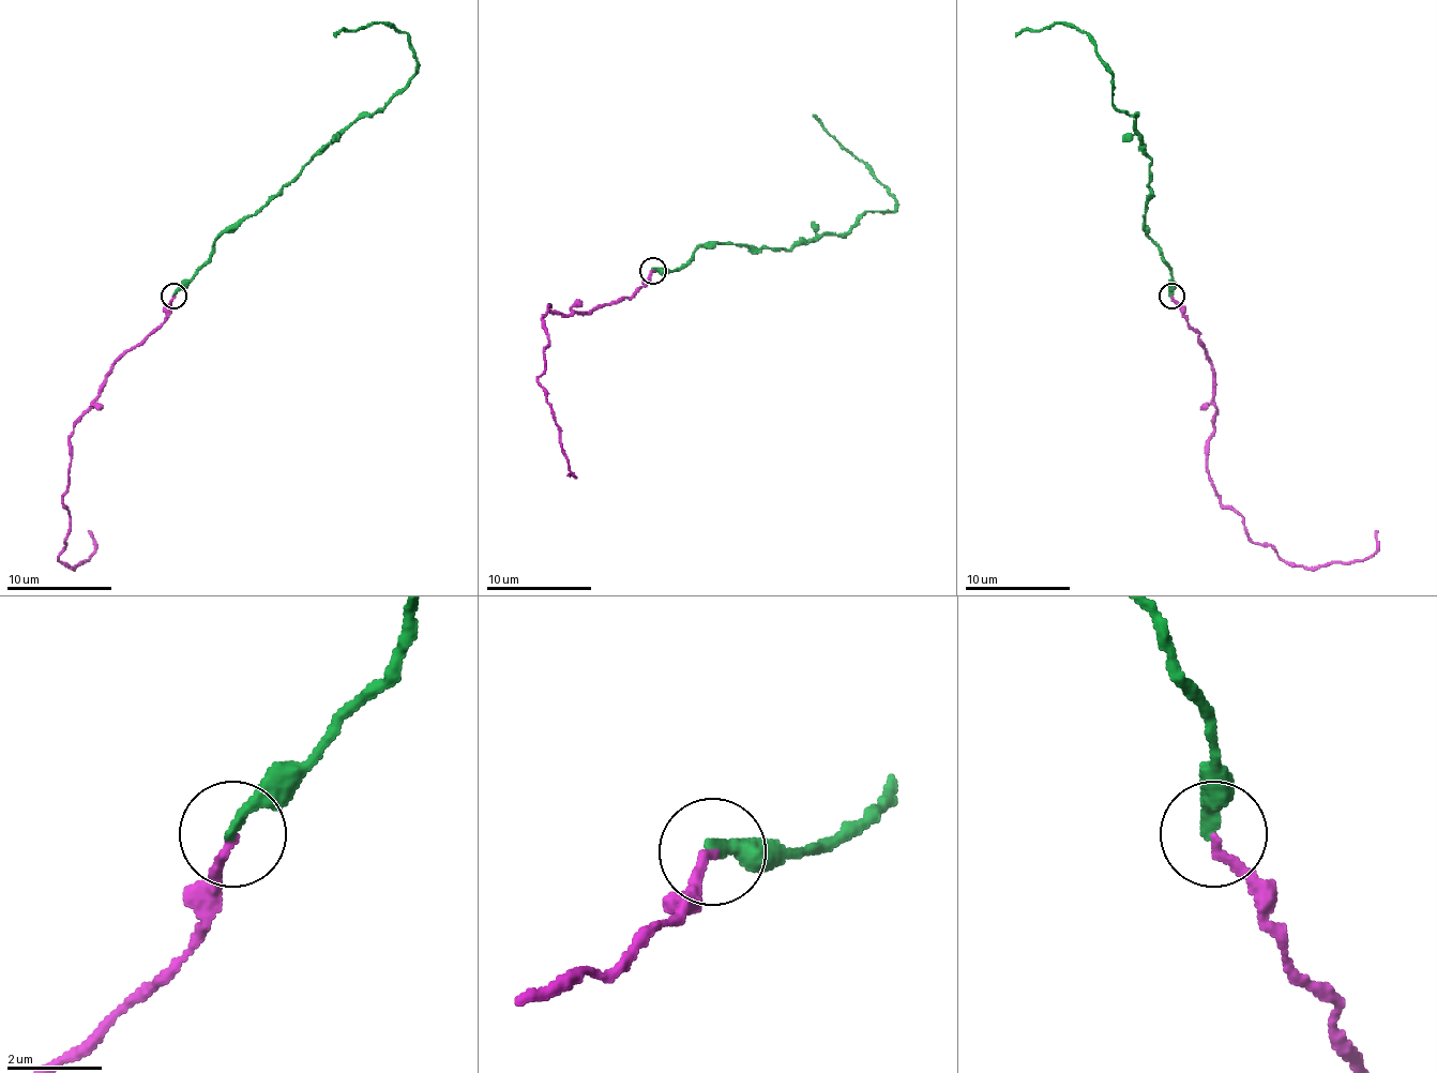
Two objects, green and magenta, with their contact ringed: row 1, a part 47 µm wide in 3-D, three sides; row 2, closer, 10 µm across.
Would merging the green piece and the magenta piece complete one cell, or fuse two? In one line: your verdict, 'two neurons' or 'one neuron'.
one neuron

